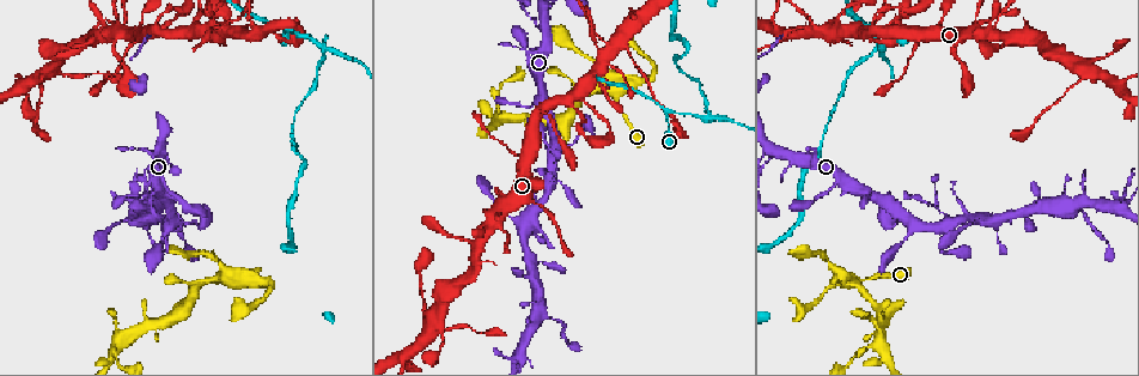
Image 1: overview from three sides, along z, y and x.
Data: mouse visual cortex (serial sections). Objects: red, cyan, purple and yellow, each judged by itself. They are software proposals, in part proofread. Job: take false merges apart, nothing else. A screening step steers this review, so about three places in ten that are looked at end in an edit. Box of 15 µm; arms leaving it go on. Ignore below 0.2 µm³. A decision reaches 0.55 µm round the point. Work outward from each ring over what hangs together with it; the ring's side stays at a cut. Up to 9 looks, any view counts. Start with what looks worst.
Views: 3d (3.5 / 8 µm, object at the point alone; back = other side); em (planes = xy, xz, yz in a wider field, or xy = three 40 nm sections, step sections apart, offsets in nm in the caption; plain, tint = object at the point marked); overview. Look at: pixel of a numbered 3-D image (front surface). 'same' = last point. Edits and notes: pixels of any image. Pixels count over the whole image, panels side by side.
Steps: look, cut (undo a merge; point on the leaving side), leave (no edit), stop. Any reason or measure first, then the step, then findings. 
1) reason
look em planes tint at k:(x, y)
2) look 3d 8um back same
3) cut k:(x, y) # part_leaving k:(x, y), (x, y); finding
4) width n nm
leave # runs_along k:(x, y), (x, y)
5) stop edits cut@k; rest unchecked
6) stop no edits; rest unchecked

three-way junction
look 3d 8um at 1:(324, 50)

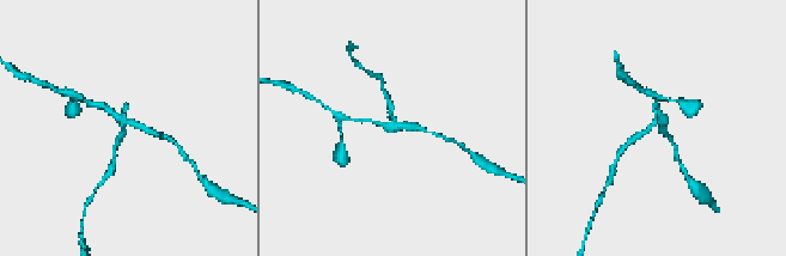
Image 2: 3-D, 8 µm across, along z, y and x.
shape alone is not enough
look em xy step 3 tint at 2:(391, 123)

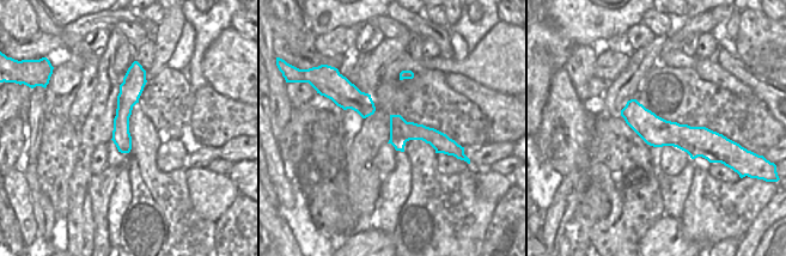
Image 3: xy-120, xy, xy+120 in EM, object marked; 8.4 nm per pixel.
width 200 nm
cut 2:(638, 135) # part_leaving 2:(657, 122), (632, 140), (621, 152); two cells meet here

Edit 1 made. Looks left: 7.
see it whole again
look overview

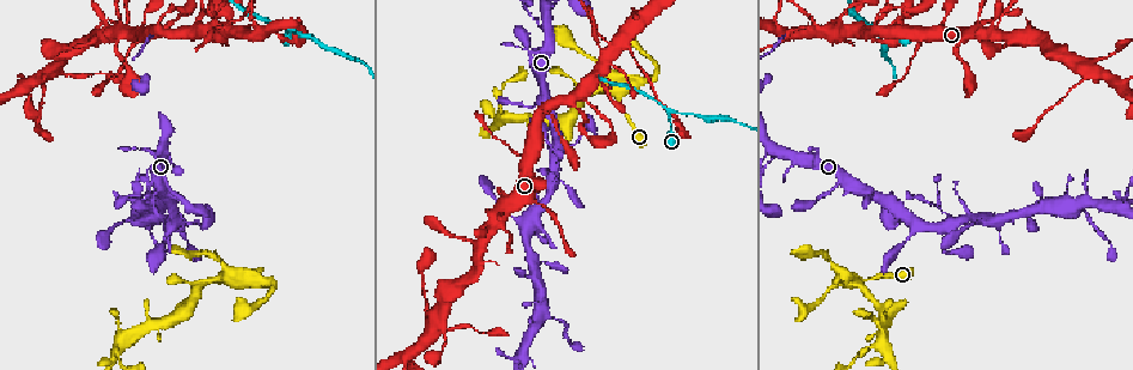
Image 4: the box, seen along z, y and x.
a narrow waist
look em planes tint at 4:(584, 99)

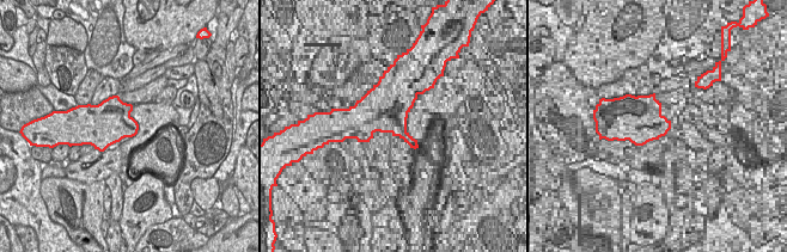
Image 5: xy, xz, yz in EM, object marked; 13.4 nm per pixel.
see where the arms go
look 3d 3.5um same

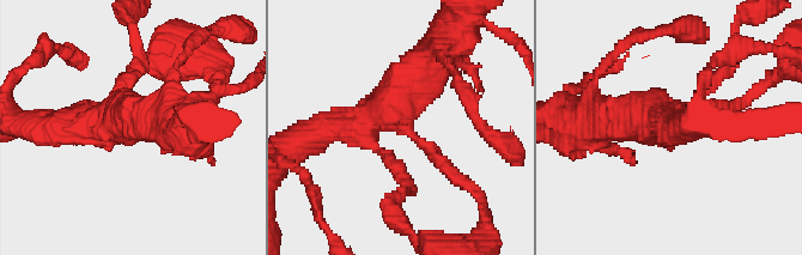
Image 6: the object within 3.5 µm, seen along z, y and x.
width 550 nm
leave # runs_along 6:(313, 137), (386, 109), (437, 50); all the same cell

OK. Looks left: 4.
side arm on a straight run
look 3d 3.5um at 4:(880, 344)

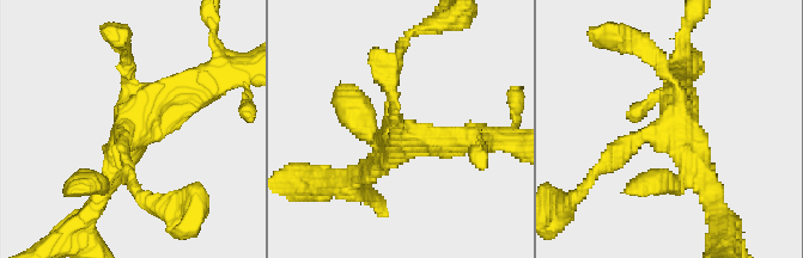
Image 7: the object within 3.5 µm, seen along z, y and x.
need the tissue
look em xy step 3 tint at 7:(673, 130)

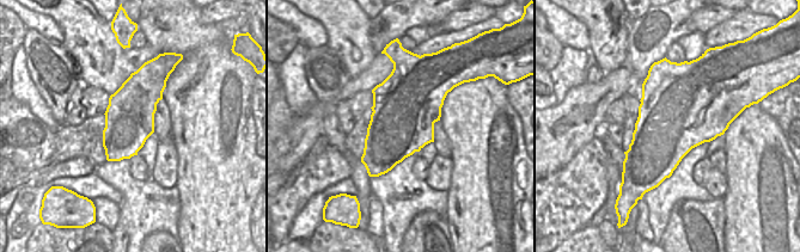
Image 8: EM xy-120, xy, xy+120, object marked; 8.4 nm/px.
leave # continuous, no second cell

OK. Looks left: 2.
abrupt turn
look 3d 8um at 4:(117, 49)

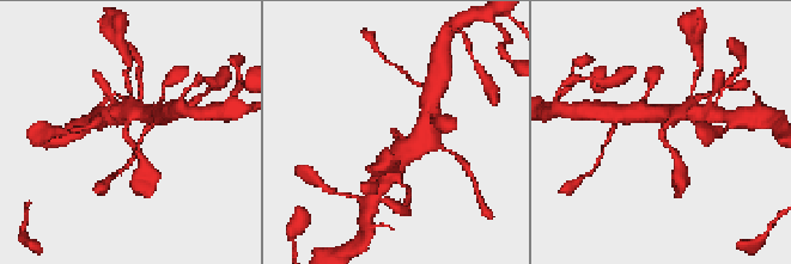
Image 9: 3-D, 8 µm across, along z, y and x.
look 3d 3.5um at 9:(397, 135)

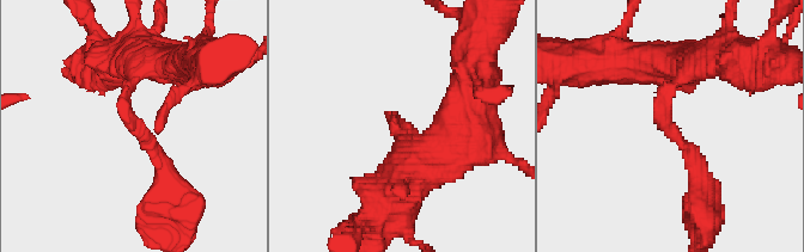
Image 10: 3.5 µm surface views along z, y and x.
leave # continuous, no second cell

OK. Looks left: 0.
stop edits cut@2; rest unchecked

